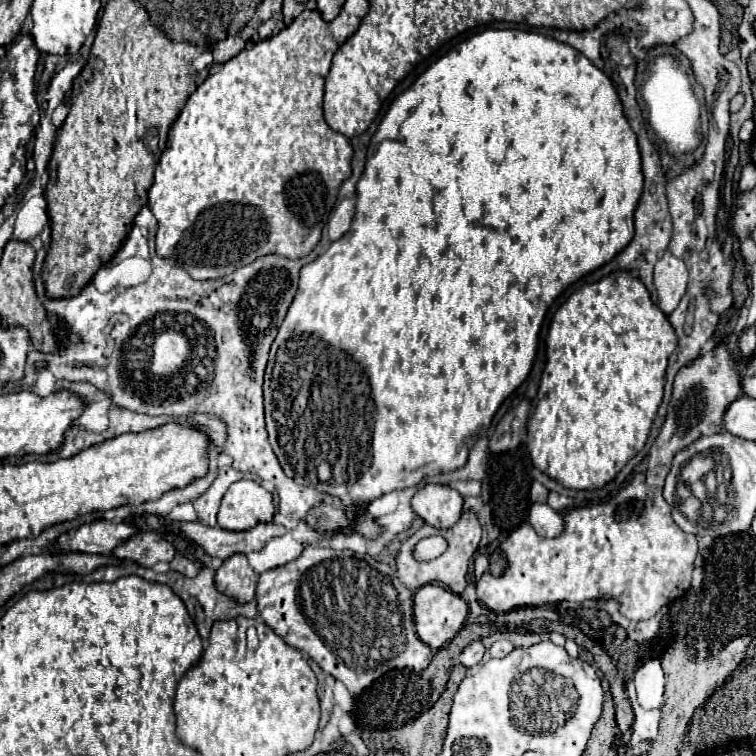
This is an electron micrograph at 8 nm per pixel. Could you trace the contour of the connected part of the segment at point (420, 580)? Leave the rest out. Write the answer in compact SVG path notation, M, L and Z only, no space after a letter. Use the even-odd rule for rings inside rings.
M464 512L460 522L448 530L438 530L438 528L432 528L428 524L424 524L412 538L408 538L406 542L402 542L402 548L398 552L398 558L396 558L396 566L398 566L398 580L404 584L404 588L408 588L410 592L416 592L418 588L430 584L430 582L440 582L444 586L448 586L452 592L462 592L464 586L466 586L466 572L468 572L468 566L470 566L470 560L478 548L478 542L482 538L482 526L478 524L478 518L476 514L472 512ZM428 536L442 536L446 538L448 542L448 548L442 556L434 558L434 560L426 560L426 562L420 562L414 558L414 546L422 540L422 538L428 538Z

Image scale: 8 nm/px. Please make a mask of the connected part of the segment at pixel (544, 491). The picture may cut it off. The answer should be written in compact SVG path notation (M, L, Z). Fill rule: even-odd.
M534 482L530 488L530 500L538 504L546 504L548 500L548 488L544 488L540 482Z

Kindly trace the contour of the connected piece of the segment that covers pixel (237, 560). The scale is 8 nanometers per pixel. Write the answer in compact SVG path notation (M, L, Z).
M244 554L230 556L218 570L216 570L216 588L236 600L238 604L246 604L254 600L254 588L256 588L258 576L248 564L248 558Z

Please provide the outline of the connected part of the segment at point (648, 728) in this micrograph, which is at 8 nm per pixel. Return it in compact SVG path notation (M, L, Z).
M636 714L632 724L630 744L640 744L644 740L654 740L658 734L660 714Z

